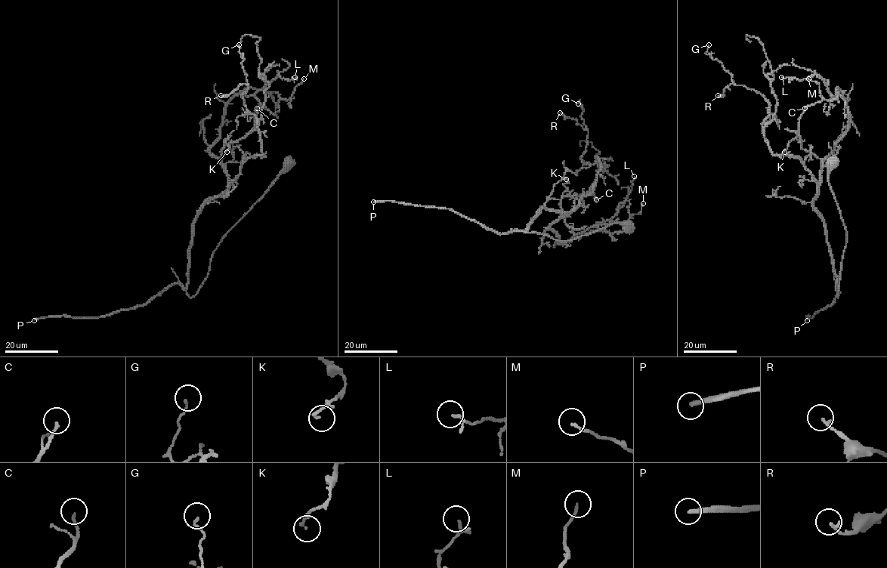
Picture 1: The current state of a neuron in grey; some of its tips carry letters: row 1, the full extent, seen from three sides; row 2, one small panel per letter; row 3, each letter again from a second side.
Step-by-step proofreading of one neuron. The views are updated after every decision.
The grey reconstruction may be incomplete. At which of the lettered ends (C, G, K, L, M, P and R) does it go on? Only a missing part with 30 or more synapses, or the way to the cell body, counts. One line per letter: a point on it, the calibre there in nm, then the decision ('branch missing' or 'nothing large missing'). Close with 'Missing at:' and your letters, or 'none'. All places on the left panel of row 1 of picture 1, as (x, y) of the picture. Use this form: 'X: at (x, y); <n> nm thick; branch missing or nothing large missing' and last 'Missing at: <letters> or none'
C: at (257, 108); 130 nm thick; nothing large missing
G: at (239, 44); 110 nm thick; nothing large missing
K: at (227, 152); 140 nm thick; nothing large missing
L: at (295, 77); 130 nm thick; nothing large missing
M: at (304, 78); 110 nm thick; nothing large missing
P: at (34, 320); 260 nm thick; branch missing
R: at (220, 95); 180 nm thick; nothing large missing
Missing at: P

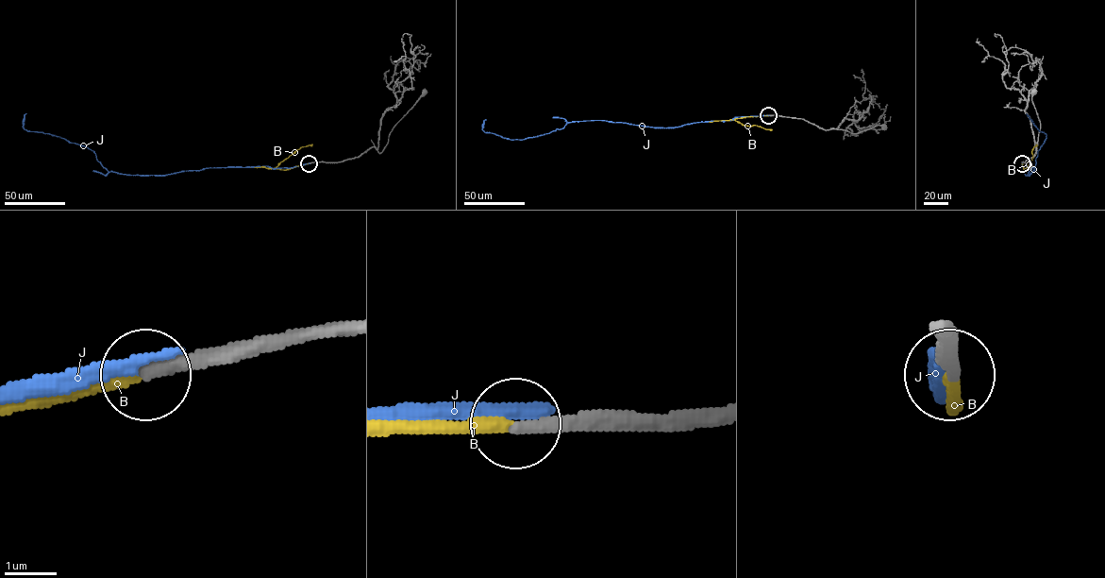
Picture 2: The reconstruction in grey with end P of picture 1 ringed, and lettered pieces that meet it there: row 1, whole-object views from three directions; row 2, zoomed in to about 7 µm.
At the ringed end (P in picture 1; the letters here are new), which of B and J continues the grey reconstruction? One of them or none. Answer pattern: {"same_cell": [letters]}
{"same_cell": ["B"]}

